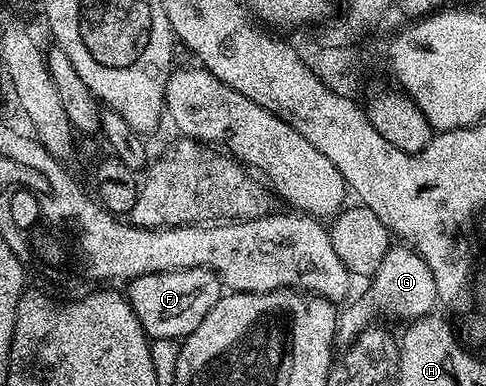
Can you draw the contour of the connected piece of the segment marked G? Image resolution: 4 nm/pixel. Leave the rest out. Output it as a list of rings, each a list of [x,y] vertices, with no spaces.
[[[392,245],[369,283],[370,289],[350,305],[343,306],[338,314],[335,344],[339,348],[349,347],[364,328],[373,326],[377,321],[392,319],[406,323],[431,314],[437,306],[436,279],[432,276],[432,269],[408,245]]]

